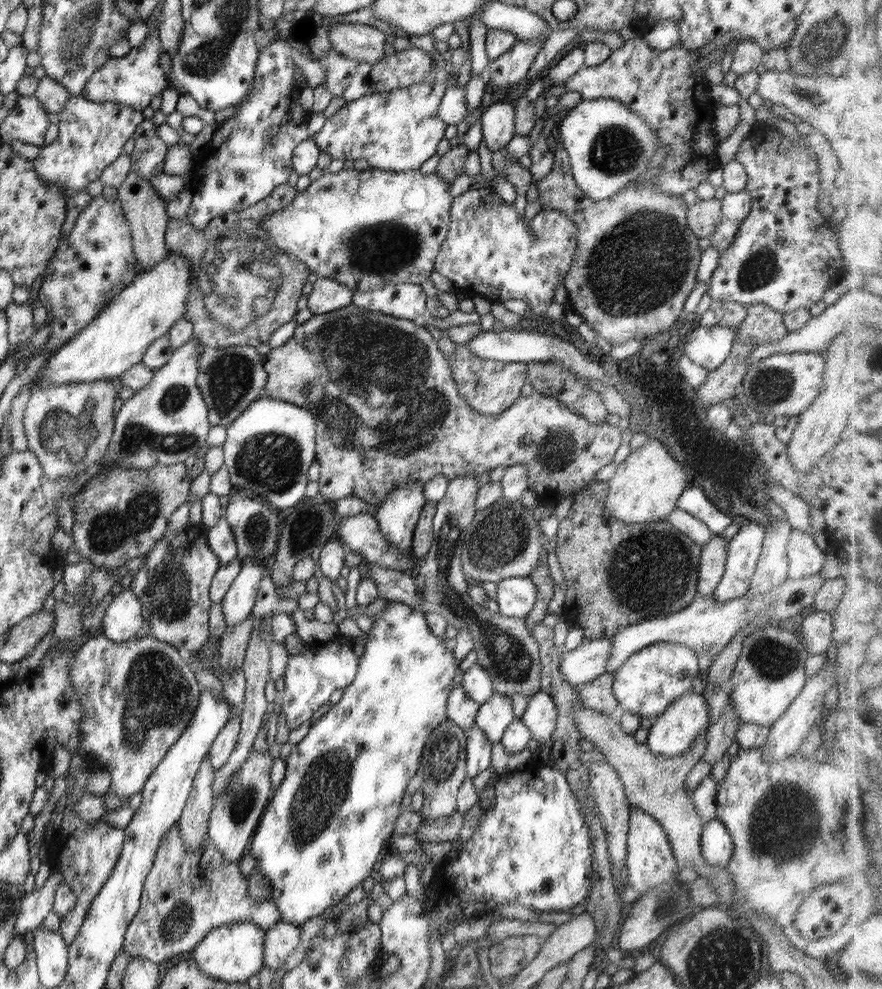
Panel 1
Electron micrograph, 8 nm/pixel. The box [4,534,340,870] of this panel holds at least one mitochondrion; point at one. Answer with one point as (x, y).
(157, 696)

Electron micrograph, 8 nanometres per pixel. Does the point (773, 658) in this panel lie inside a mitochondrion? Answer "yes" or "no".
yes

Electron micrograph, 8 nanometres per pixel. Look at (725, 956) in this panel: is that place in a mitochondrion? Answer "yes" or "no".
yes

